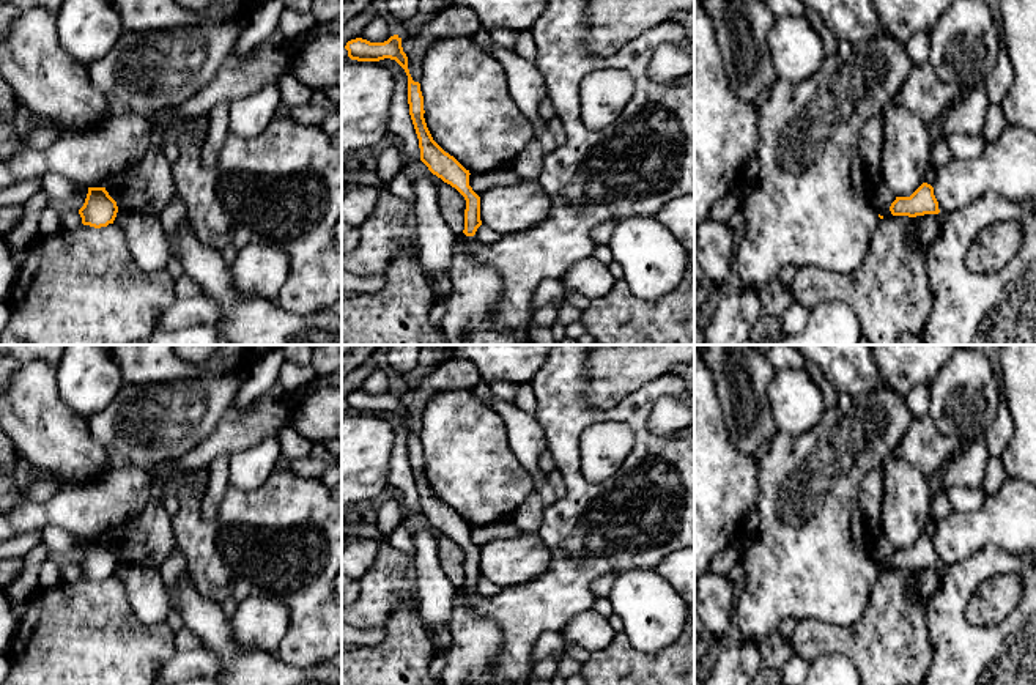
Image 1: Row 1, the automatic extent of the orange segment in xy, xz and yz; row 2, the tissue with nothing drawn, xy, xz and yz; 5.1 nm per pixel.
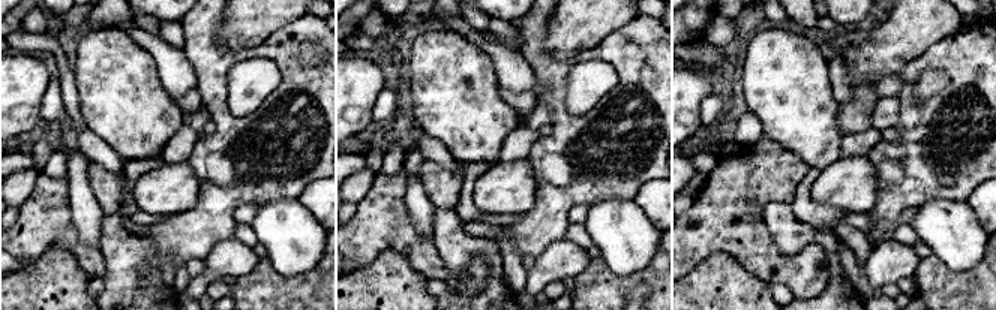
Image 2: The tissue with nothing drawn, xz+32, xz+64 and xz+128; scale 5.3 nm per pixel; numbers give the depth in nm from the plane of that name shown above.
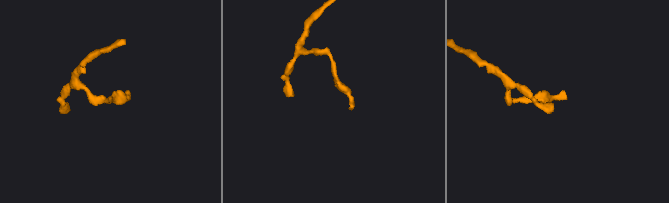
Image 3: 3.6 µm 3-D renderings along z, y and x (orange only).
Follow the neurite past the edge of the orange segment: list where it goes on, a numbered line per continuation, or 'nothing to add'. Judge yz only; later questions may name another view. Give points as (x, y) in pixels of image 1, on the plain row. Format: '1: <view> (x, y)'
nothing to add

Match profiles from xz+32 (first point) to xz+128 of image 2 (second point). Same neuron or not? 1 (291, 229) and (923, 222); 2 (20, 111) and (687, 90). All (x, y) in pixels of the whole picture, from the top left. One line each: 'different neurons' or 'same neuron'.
1: same neuron
2: same neuron

